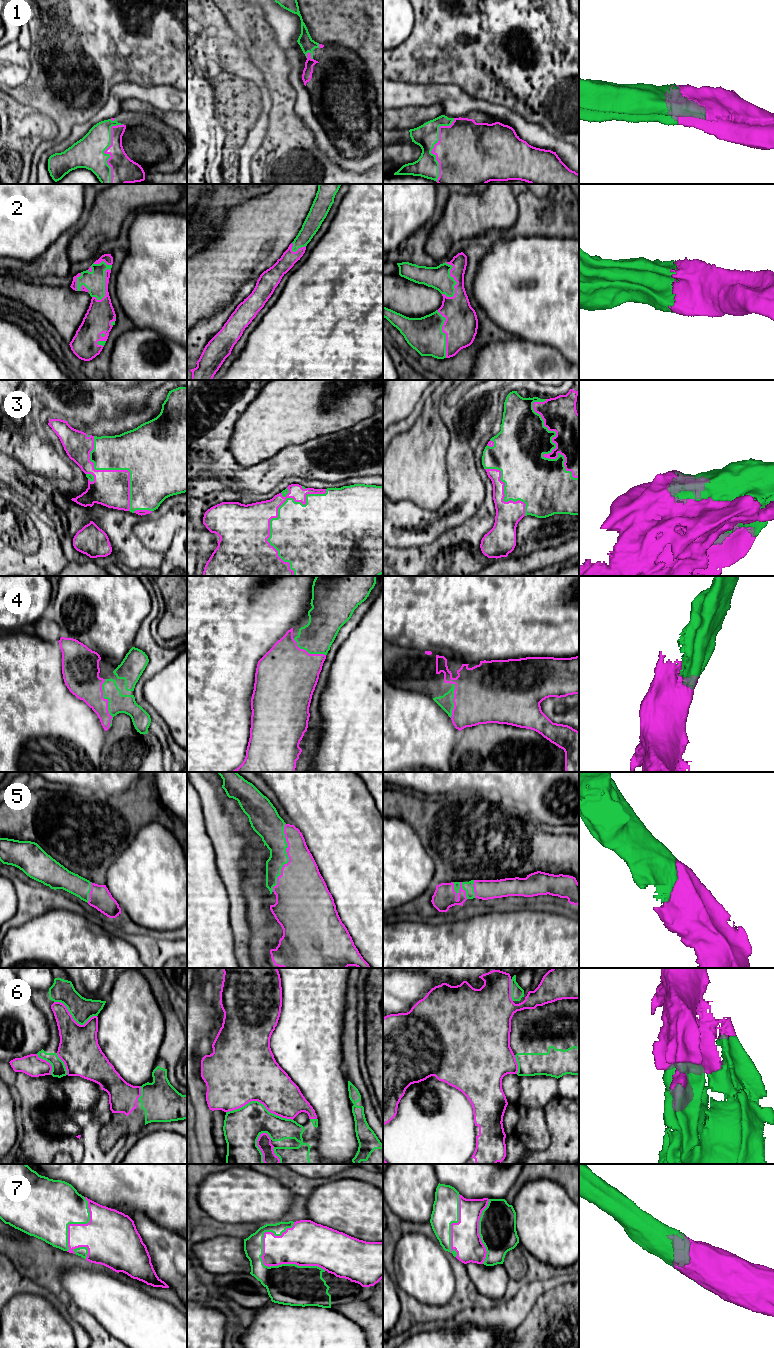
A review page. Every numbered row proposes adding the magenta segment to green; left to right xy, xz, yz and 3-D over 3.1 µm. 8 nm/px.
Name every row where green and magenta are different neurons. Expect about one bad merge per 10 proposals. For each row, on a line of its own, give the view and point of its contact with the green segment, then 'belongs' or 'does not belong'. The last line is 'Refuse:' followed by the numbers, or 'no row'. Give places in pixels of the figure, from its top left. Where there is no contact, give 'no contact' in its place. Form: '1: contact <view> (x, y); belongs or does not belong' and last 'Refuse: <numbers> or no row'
1: contact yz (433, 146); belongs
2: contact yz (445, 334); belongs
3: contact xz (278, 516); belongs
4: contact xy (108, 703); belongs
5: contact xz (288, 858); belongs
6: contact xz (259, 1102); belongs
7: contact xz (279, 1265); belongs
Refuse: no row

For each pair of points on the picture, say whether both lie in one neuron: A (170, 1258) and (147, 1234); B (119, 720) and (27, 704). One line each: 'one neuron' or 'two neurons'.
A: one neuron
B: two neurons

